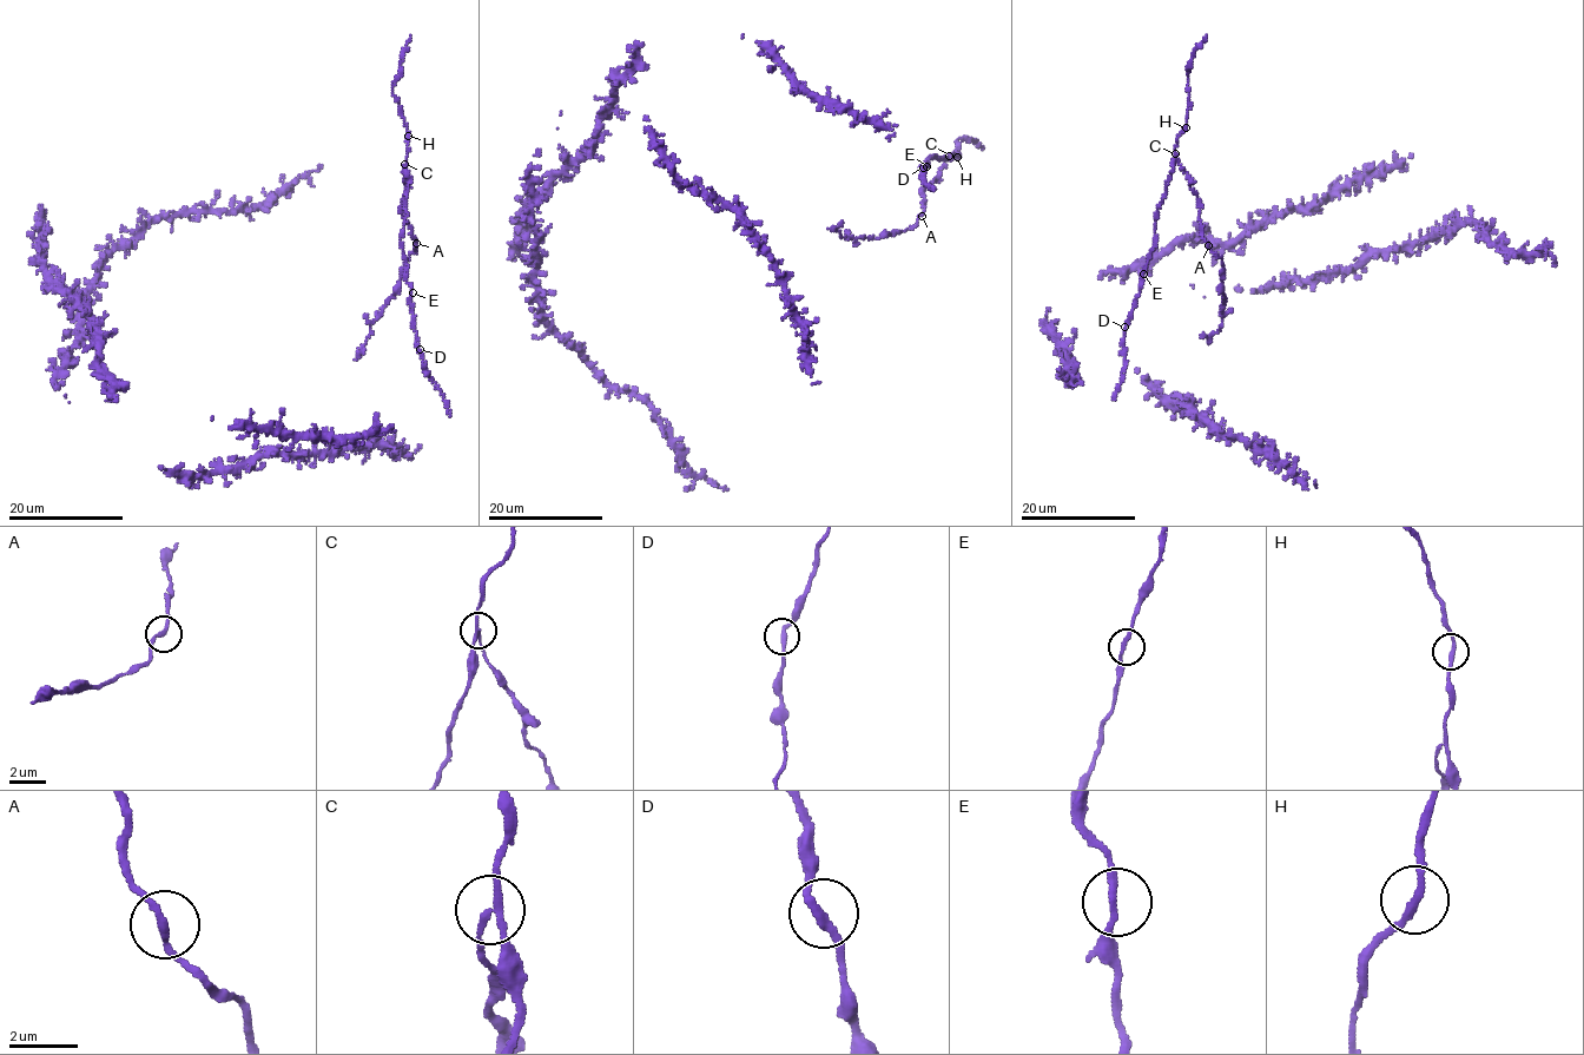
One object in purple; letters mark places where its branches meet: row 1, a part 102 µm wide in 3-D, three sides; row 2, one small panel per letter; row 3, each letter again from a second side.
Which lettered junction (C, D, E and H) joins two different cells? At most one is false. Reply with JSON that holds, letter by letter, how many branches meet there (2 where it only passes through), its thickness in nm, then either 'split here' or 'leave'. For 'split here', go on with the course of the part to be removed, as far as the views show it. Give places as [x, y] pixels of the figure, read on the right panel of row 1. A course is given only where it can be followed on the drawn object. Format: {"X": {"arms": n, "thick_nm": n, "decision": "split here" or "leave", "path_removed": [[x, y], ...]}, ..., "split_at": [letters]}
{"C": {"arms": 3, "thick_nm": 160, "decision": "split here", "path_removed": [[1176, 152], [1198, 196], [1202, 237], [1221, 258], [1223, 314], [1208, 344]]}, "D": {"arms": 2, "thick_nm": 240, "decision": "leave"}, "E": {"arms": 2, "thick_nm": 200, "decision": "leave"}, "H": {"arms": 2, "thick_nm": 200, "decision": "leave"}, "split_at": ["C"]}

